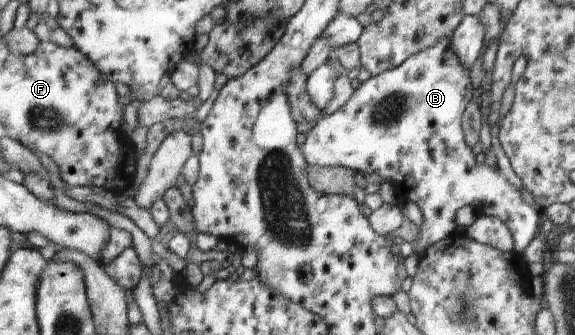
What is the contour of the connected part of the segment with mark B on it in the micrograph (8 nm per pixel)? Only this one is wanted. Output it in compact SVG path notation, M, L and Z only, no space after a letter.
M442 38L442 40L438 40L434 46L430 46L430 48L426 48L426 50L422 50L421 52L418 52L418 54L410 56L408 60L403 64L400 64L396 69L388 70L378 76L372 76L371 78L368 78L366 82L362 82L360 86L354 90L354 94L350 96L350 100L348 100L342 108L336 110L334 114L325 115L321 120L316 122L316 126L314 126L310 132L305 134L306 140L300 147L300 151L302 152L308 166L345 167L352 168L352 170L356 170L356 172L363 175L371 175L373 173L379 174L382 178L386 178L386 180L392 184L392 190L395 191L396 198L399 199L399 205L408 202L416 203L416 206L420 208L420 211L422 211L422 214L424 215L423 222L419 226L420 235L418 236L418 240L413 243L414 253L419 256L423 255L430 246L437 244L440 240L444 240L444 238L448 238L448 236L455 231L459 231L455 219L456 212L467 205L476 208L478 212L483 215L498 218L498 220L504 223L512 234L513 250L518 252L518 254L522 254L522 252L524 252L529 246L530 242L539 234L543 212L535 205L530 206L524 202L520 190L514 188L514 186L509 183L510 181L501 173L498 166L492 168L485 163L477 163L476 155L474 155L472 148L466 144L466 138L463 134L463 129L461 128L461 118L464 116L464 112L468 107L472 96L473 88L471 86L471 79L469 78L469 70L464 68L464 66L458 62L458 58L456 58L456 54L454 54L451 48L451 38Z

